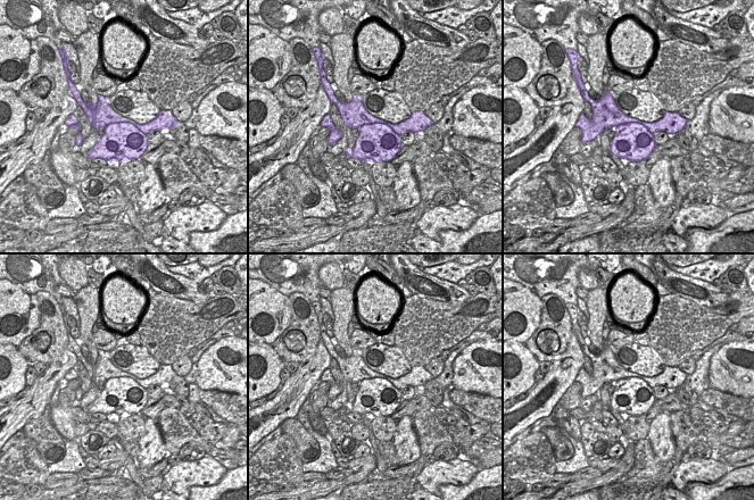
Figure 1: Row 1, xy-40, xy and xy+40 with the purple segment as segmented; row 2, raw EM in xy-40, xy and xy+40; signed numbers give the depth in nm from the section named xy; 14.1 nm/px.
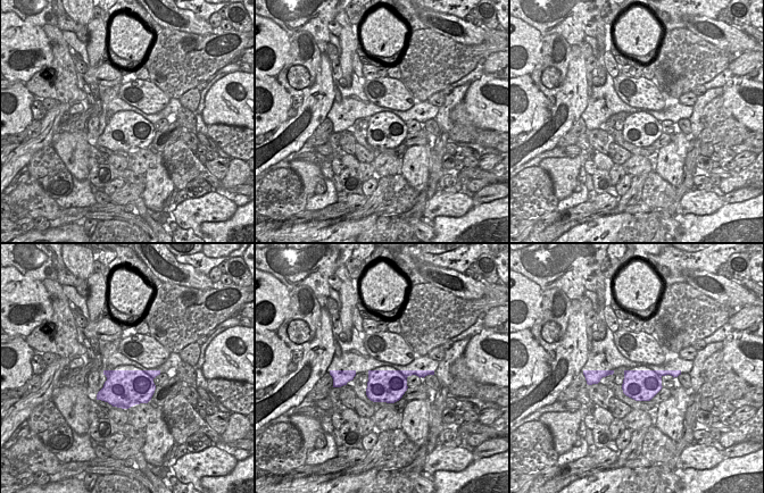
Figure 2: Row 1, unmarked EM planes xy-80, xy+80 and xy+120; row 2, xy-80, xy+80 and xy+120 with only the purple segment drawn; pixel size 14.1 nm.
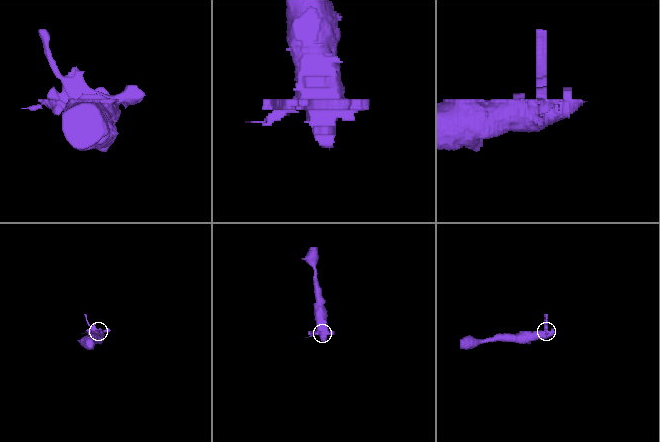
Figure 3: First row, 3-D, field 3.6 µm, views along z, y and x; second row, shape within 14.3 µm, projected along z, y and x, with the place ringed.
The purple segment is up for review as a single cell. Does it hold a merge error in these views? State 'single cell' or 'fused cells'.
fused cells

